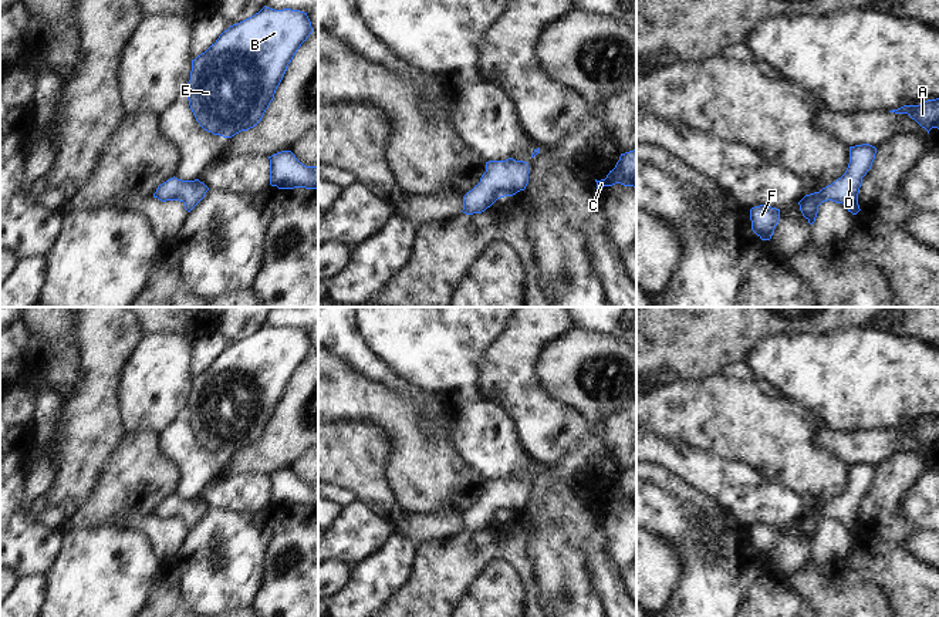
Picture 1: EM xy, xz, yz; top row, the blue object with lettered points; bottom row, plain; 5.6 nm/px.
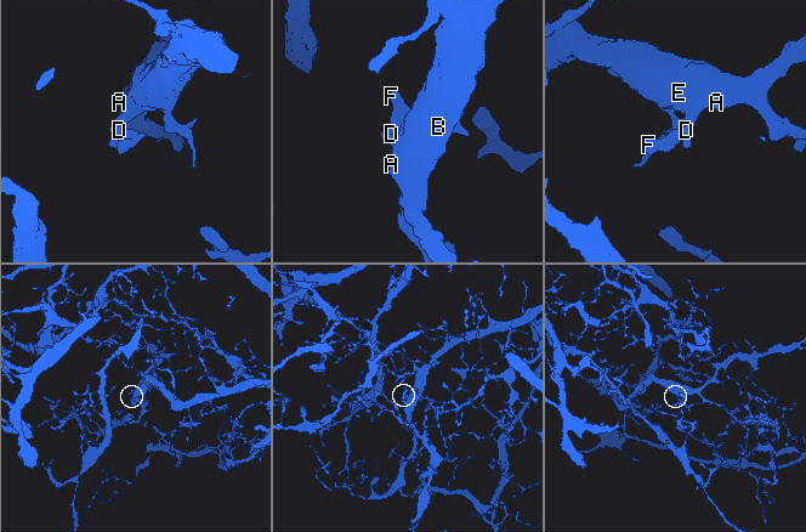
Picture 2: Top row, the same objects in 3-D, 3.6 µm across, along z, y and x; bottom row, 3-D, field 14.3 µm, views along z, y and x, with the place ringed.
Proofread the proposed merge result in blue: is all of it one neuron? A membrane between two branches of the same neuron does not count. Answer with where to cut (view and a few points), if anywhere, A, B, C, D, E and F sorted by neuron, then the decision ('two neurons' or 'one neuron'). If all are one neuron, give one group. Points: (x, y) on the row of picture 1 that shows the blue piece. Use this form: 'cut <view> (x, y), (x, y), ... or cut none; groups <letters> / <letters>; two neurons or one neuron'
cut none; groups A B C D E F; one neuron

